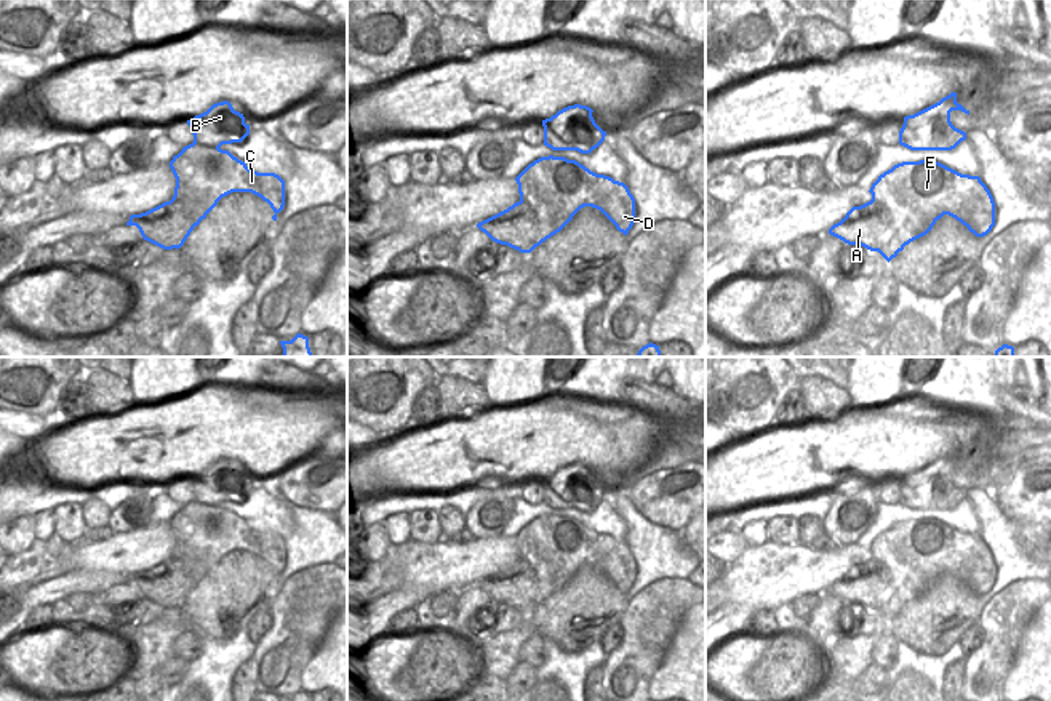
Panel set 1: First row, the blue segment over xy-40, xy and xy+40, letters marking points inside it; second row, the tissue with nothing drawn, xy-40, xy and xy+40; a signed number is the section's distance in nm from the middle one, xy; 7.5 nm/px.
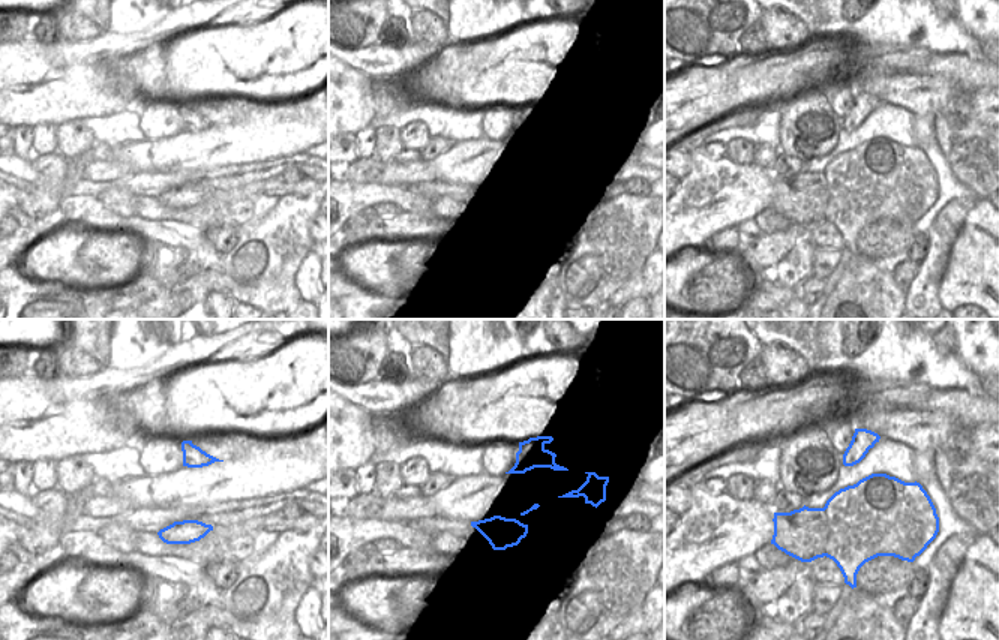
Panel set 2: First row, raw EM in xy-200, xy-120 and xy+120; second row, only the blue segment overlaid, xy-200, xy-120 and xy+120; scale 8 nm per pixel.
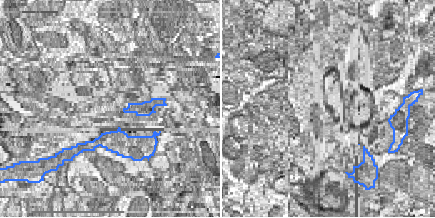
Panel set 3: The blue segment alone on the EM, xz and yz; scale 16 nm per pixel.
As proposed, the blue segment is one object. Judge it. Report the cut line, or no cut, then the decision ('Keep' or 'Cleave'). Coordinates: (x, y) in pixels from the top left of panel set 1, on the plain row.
Split along xy (520, 557), (536, 575), (536, 600), (525, 610). Cleave.

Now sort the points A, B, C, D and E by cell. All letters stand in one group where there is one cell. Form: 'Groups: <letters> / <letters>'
Groups: A / B C D E.

